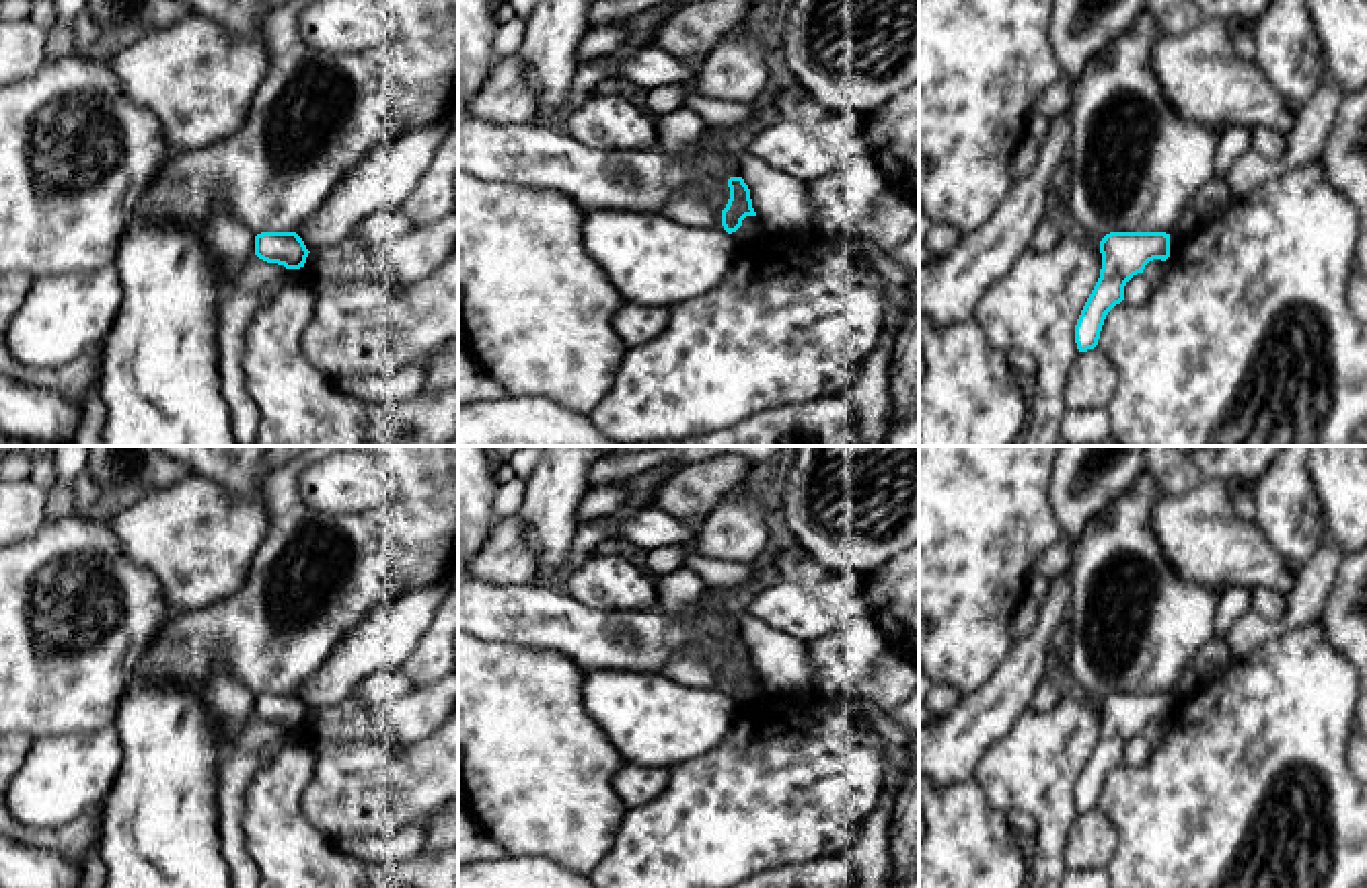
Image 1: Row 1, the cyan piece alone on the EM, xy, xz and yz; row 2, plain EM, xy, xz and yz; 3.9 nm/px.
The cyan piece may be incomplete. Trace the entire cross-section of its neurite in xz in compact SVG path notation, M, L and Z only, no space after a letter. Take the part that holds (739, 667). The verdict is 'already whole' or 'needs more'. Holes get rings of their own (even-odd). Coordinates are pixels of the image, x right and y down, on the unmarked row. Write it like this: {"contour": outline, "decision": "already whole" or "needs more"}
{"contour": "M730 637L730 660L722 670L722 687L728 695L736 693L742 687L746 676L756 676L750 660L750 650L742 637Z", "decision": "already whole"}

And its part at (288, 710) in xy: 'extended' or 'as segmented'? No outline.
as segmented

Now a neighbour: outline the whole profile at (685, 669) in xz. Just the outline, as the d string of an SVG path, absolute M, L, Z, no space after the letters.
M680 652L662 670L664 676L693 689L715 687L715 676L711 668L689 652Z

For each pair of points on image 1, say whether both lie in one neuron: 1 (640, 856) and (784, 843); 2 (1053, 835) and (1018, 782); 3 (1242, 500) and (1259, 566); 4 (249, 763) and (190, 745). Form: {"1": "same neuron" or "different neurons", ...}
{"1": "same neuron", "2": "same neuron", "3": "different neurons", "4": "different neurons"}

